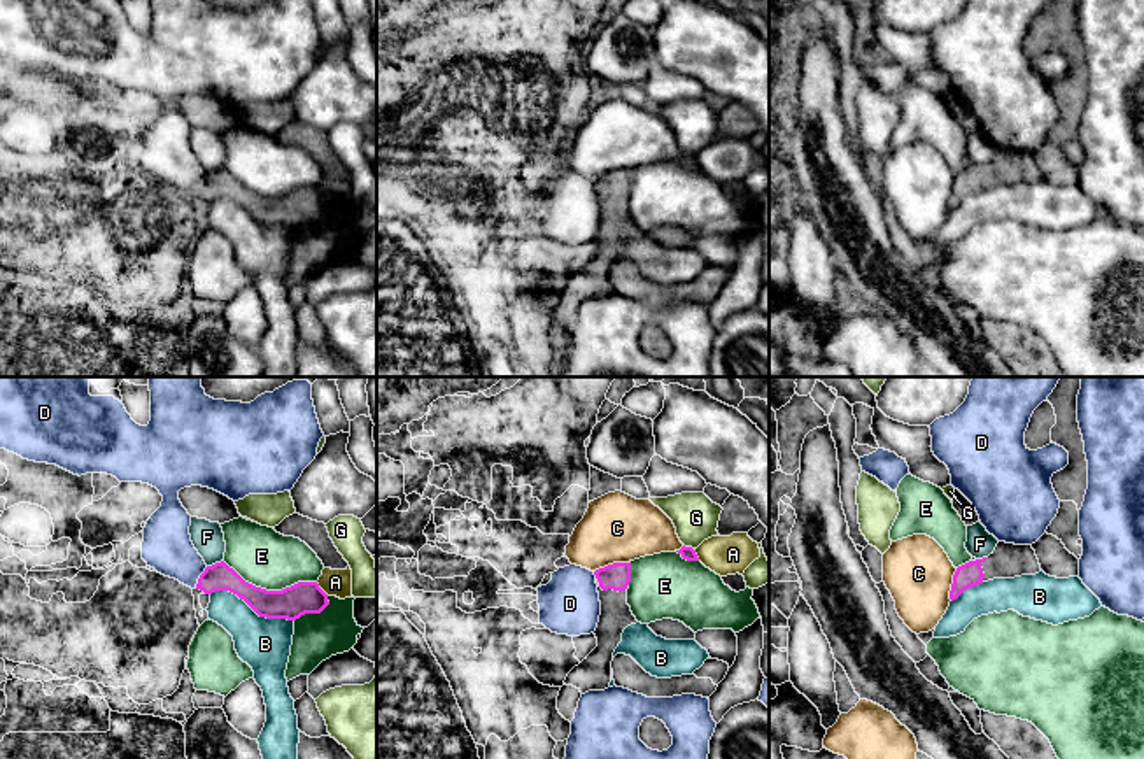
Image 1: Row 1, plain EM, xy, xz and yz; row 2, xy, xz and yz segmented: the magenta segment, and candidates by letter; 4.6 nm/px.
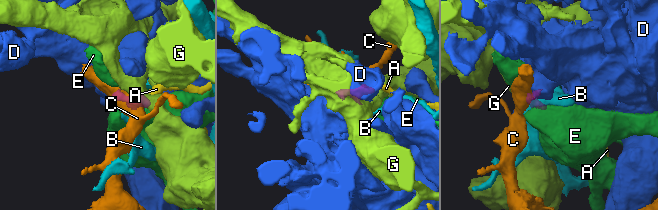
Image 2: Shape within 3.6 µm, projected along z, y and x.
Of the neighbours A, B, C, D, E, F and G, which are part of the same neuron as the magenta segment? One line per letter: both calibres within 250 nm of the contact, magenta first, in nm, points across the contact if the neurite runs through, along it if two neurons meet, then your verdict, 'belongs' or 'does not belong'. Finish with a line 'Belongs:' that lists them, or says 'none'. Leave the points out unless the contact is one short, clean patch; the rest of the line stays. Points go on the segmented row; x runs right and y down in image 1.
A: calibres 150 and 130 nm; border xy (316, 582), (328, 595); does not belong
B: calibres 150 and 240 nm; does not belong
C: calibres 120 and 320 nm; does not belong
D: calibres 130 and 240 nm; border xy (207, 567), (195, 586); does not belong
E: calibres 150 and 260 nm; does not belong
F: calibres 130 and 150 nm; border xy (223, 560), (207, 567); does not belong
G: calibres 60 and 220 nm; border xz (684, 544), (692, 549); does not belong
Belongs: none

